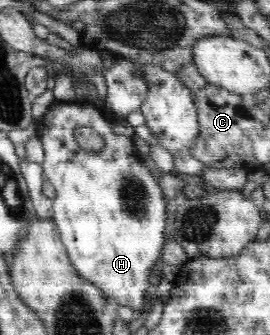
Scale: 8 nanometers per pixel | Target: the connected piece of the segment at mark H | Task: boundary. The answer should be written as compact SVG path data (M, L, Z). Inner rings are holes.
M57 102L49 108L49 111L47 111L45 115L43 115L42 120L36 122L36 131L38 139L41 140L41 146L43 146L43 150L45 151L44 160L40 163L42 165L42 173L44 174L44 177L49 180L49 183L55 188L55 197L52 200L52 211L54 212L53 220L57 224L57 229L59 230L59 234L61 234L61 239L71 265L77 270L77 274L79 274L81 278L90 281L90 283L95 287L99 287L99 289L105 293L105 296L107 296L107 300L113 300L117 305L129 306L134 309L136 314L138 314L146 307L147 303L149 303L147 290L150 285L148 279L151 275L151 269L155 268L154 265L161 257L162 247L165 243L163 230L165 229L166 203L163 203L160 184L157 183L155 178L153 178L151 172L149 172L149 168L143 164L143 157L136 150L131 137L115 133L107 111L97 105L93 105L90 102ZM80 126L93 127L95 131L101 134L103 140L105 140L105 147L103 147L101 151L97 151L97 153L87 153L87 151L81 149L72 134L73 130Z

